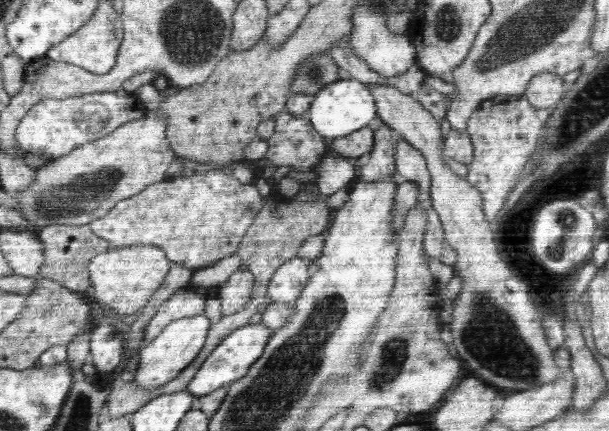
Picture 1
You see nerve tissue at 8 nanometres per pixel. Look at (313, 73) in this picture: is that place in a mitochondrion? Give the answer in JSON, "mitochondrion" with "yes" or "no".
{"mitochondrion":"yes"}

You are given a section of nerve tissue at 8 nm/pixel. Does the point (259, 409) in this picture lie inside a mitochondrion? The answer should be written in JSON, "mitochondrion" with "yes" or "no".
{"mitochondrion":"yes"}

